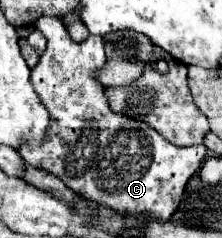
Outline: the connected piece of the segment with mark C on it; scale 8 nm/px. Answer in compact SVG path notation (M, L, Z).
M42 16L34 26L48 40L44 54L32 68L32 84L50 114L50 126L46 130L48 134L44 134L42 144L34 148L26 148L22 144L18 148L18 154L24 158L24 162L58 176L70 190L76 190L76 194L88 200L104 202L106 206L112 206L122 214L150 214L162 220L170 218L182 200L186 182L200 168L202 160L205 160L206 148L202 144L190 147L174 146L144 122L114 114L108 108L104 88L94 80L94 72L104 66L106 58L102 36L88 36L88 40L80 44L72 42L68 32L64 30L62 20L52 16Z

